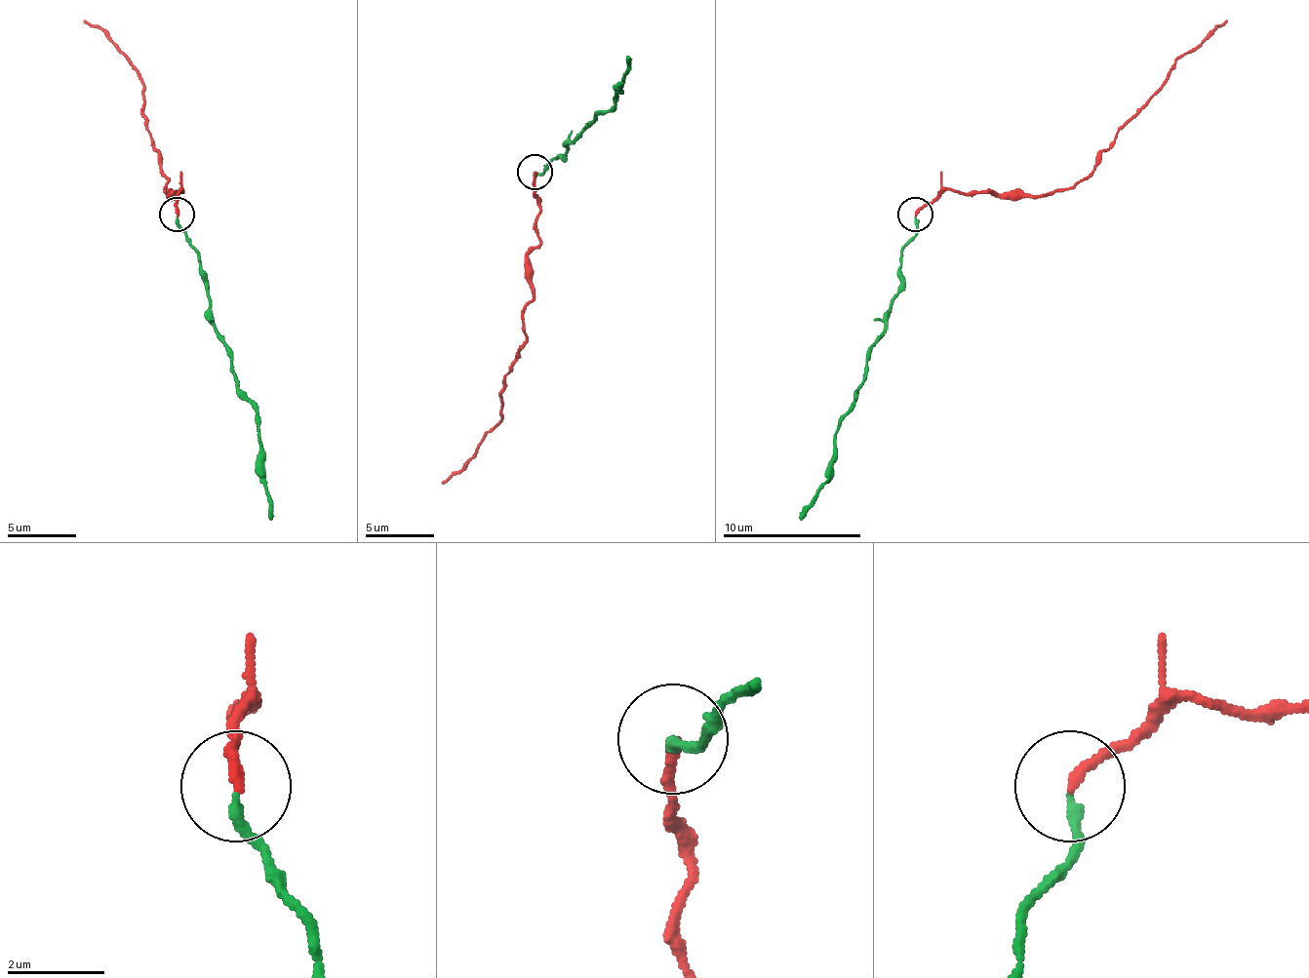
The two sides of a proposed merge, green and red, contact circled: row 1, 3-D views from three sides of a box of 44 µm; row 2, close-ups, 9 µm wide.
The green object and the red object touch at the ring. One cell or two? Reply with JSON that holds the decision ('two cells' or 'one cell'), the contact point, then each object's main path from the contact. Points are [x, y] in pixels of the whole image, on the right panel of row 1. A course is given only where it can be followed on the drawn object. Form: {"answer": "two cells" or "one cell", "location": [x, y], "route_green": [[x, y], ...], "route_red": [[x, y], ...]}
{"answer": "one cell", "location": [915, 215], "route_green": [[916, 215], [889, 326], [836, 434], [833, 475], [802, 520]], "route_red": [[916, 215], [947, 191], [1051, 194], [1083, 180], [1166, 73], [1224, 20]]}

